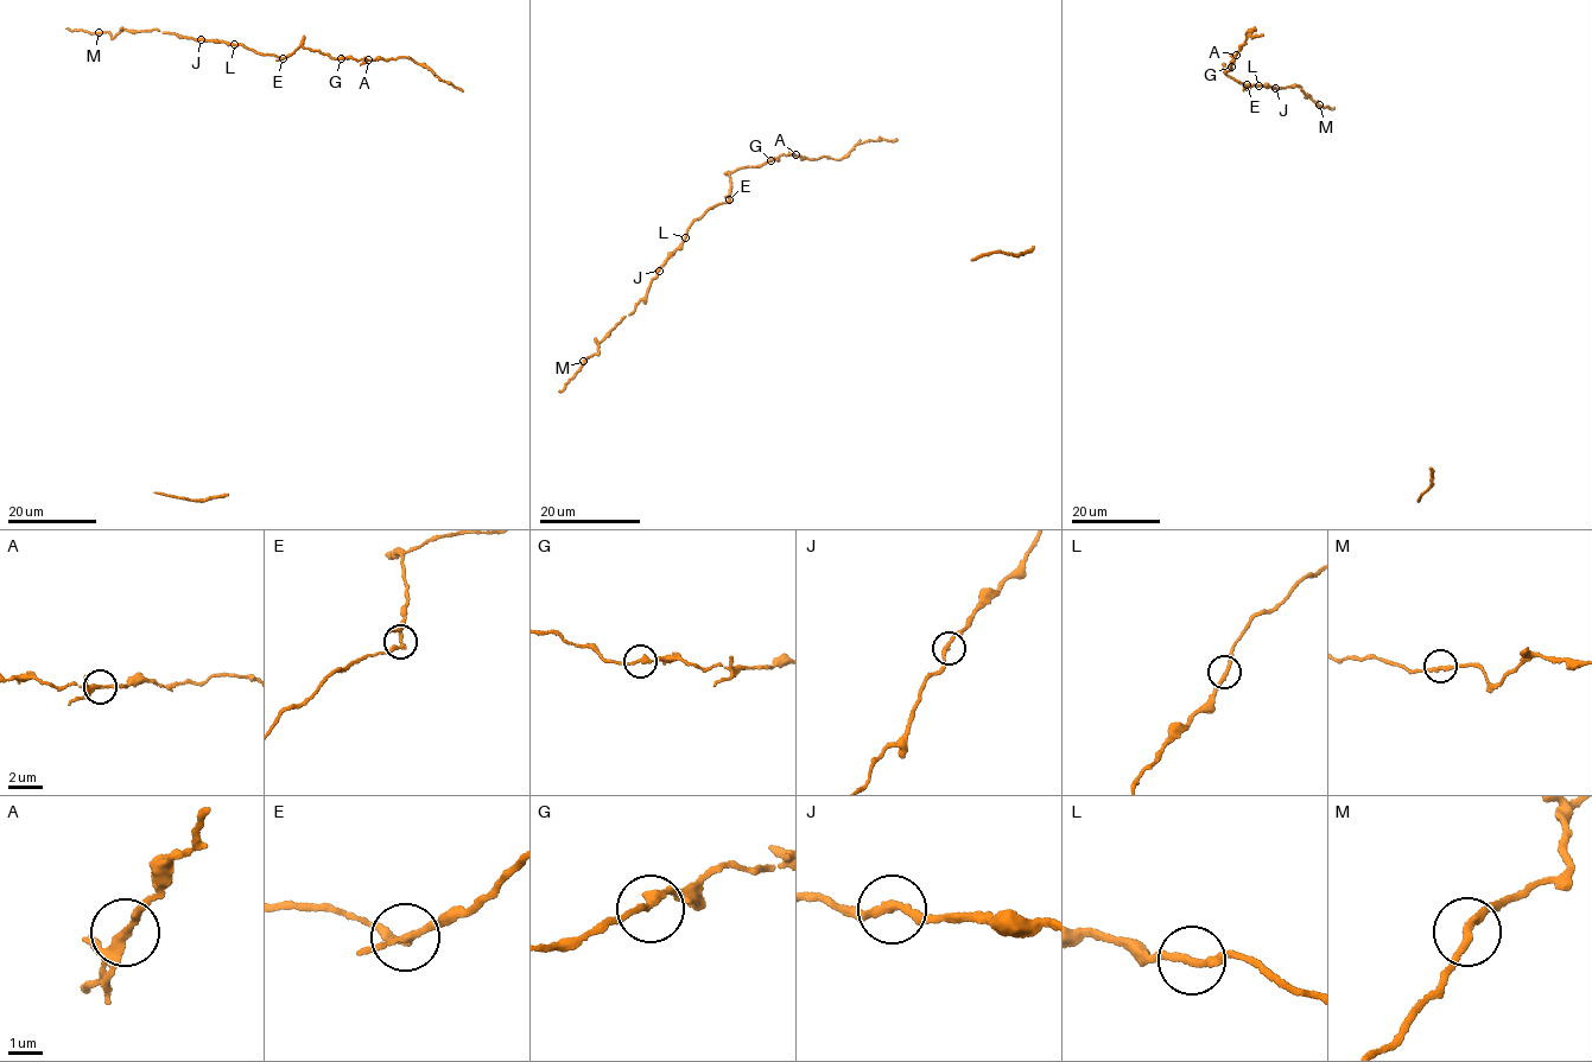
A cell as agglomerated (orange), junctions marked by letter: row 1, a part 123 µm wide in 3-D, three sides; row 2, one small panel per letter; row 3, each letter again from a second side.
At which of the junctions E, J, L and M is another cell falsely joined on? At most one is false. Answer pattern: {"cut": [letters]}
{"cut": ["E"]}

